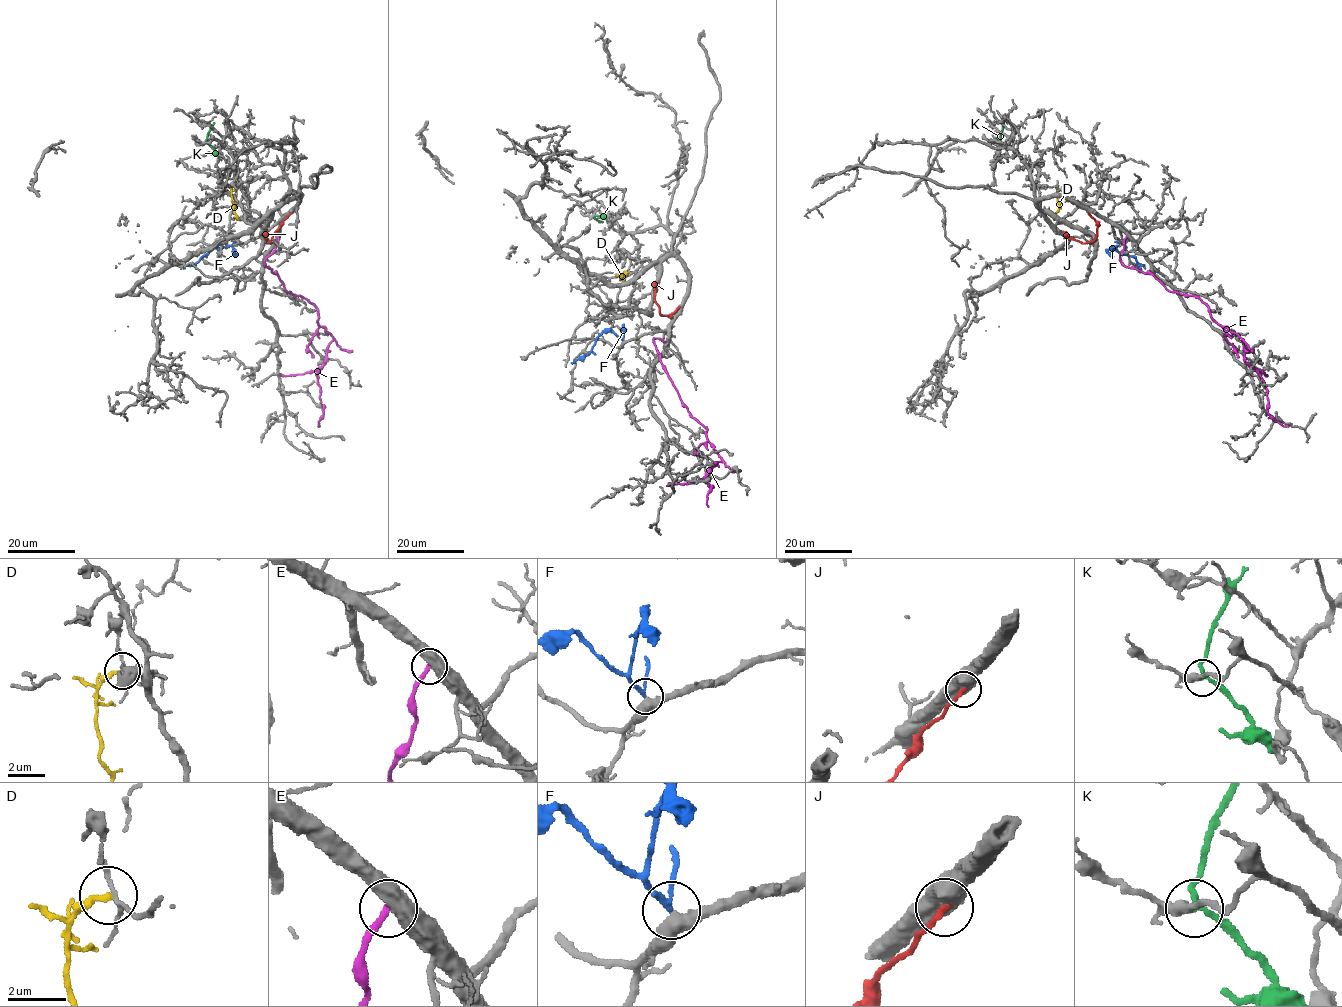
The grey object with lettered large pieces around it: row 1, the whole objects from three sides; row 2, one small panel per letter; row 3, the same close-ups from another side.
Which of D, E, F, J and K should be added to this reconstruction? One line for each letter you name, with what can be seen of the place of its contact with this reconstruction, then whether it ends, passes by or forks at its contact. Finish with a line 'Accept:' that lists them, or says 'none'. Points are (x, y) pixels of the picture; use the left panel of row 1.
F: (234, 242) | it passes by
Accept: F

